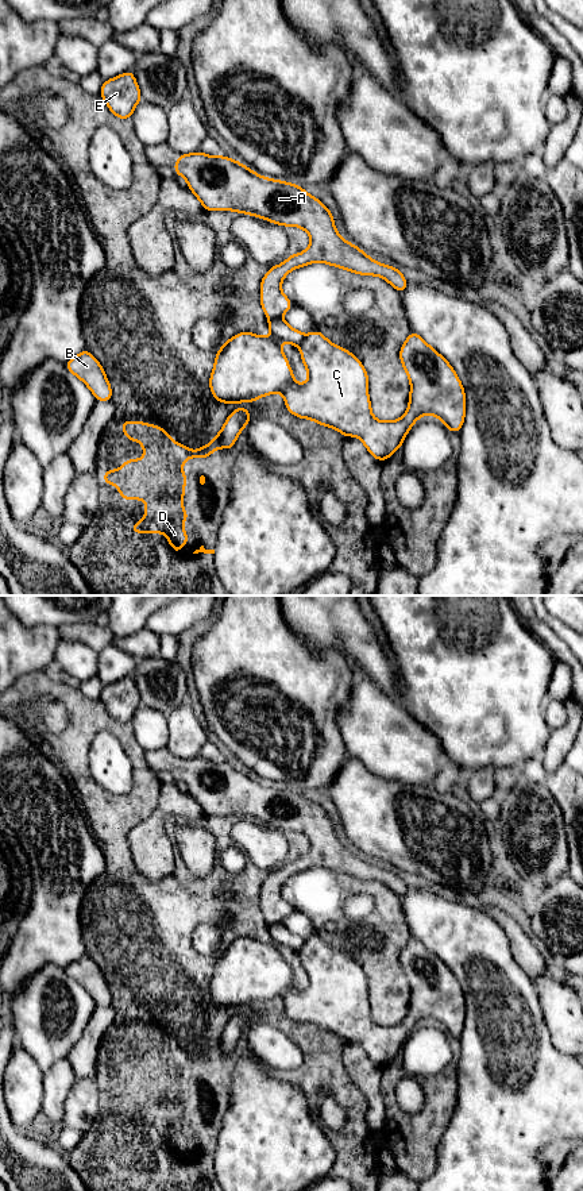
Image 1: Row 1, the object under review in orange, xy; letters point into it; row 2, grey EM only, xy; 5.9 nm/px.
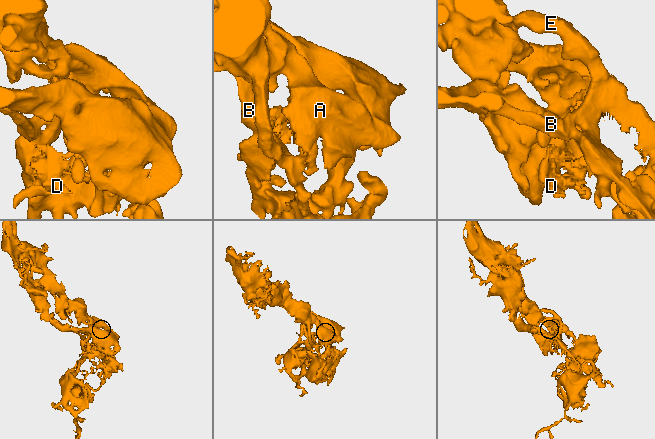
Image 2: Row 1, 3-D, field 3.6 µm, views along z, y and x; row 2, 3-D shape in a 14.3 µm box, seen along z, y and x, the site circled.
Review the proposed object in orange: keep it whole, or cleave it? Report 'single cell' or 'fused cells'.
fused cells

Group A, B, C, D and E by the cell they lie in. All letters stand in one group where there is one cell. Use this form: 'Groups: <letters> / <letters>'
Groups: A B C E / D

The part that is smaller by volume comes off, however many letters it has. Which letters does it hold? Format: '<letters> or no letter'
D

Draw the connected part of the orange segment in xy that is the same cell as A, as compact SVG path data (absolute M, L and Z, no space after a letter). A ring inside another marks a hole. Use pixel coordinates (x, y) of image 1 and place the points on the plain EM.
M201 756L181 759L174 768L174 776L186 785L188 793L201 806L204 816L236 816L282 832L302 833L310 841L310 849L305 856L289 860L281 870L271 871L260 886L260 910L269 924L271 940L263 943L252 937L240 937L224 947L217 956L209 983L215 1005L223 1009L244 1005L255 1007L259 1002L281 997L286 1014L293 1021L337 1034L345 1042L359 1042L371 1061L381 1067L401 1053L414 1026L424 1020L439 1022L448 1036L462 1034L466 1022L464 992L448 965L418 938L410 937L399 955L399 964L412 991L408 1015L398 1025L381 1026L371 1017L368 980L362 967L348 955L329 947L318 934L304 940L281 922L293 911L281 894L282 884L293 874L323 867L360 880L378 880L402 899L408 893L408 886L397 872L379 868L354 848L345 847L336 836L333 818L318 803L306 798L302 791L265 783L239 766L224 760L206 760ZM281 947L300 953L301 964L309 979L305 988L296 987L287 963L279 952Z

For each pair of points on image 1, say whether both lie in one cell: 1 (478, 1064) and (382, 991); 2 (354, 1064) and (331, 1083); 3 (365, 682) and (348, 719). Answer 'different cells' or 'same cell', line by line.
1: different cells
2: different cells
3: same cell

